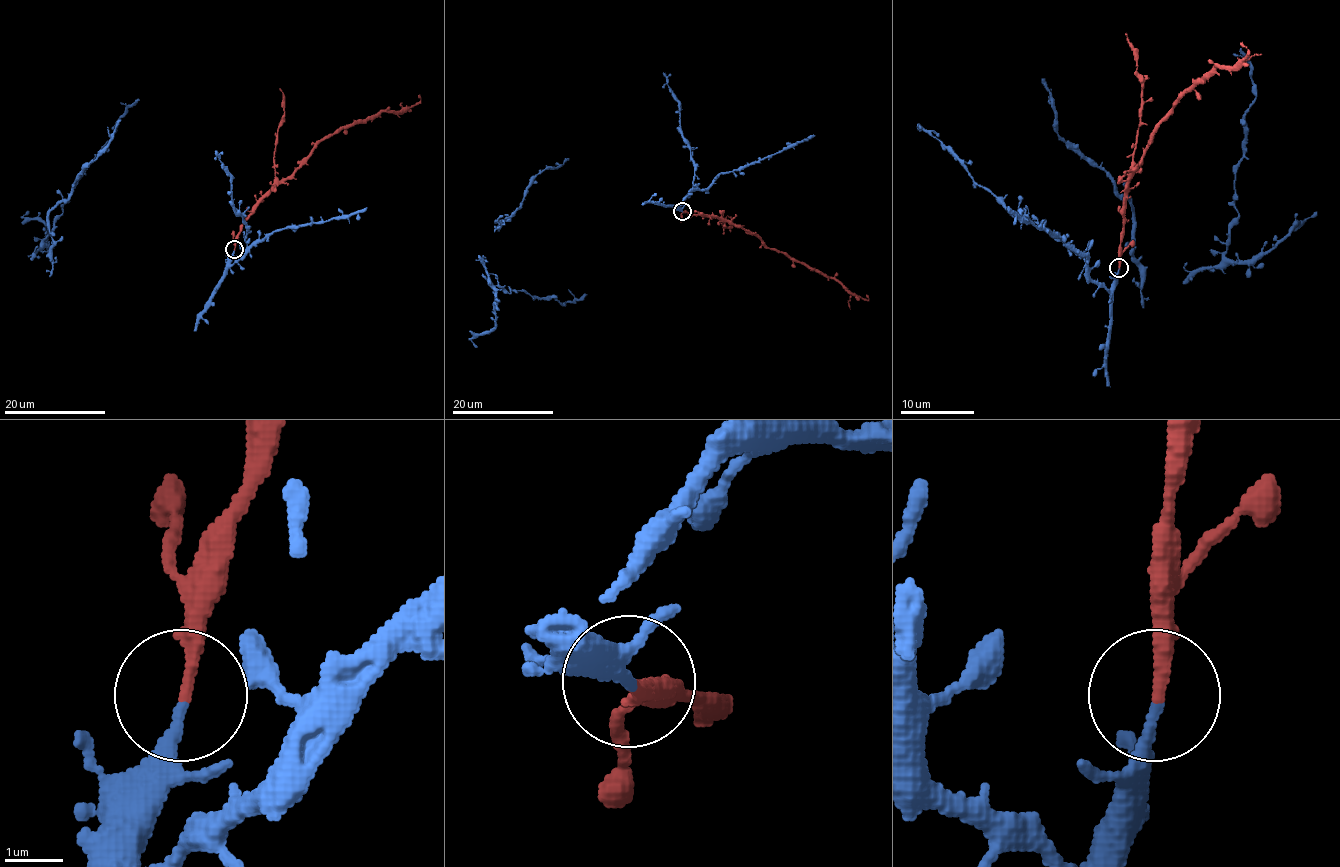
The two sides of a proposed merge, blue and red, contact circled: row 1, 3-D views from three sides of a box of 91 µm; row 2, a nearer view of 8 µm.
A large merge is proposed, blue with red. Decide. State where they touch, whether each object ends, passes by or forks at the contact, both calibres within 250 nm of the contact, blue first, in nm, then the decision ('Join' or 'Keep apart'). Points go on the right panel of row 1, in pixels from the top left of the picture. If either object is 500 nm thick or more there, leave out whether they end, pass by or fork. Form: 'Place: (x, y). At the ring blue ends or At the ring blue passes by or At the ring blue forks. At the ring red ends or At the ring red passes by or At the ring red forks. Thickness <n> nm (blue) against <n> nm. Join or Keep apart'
Place: (1118, 268). At the ring blue ends. At the ring red ends. Thickness 200 nm (blue) against 200 nm. Join

